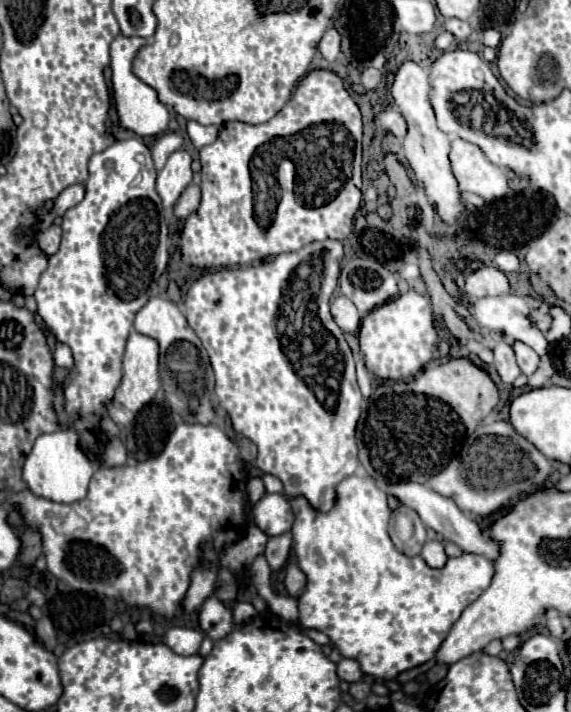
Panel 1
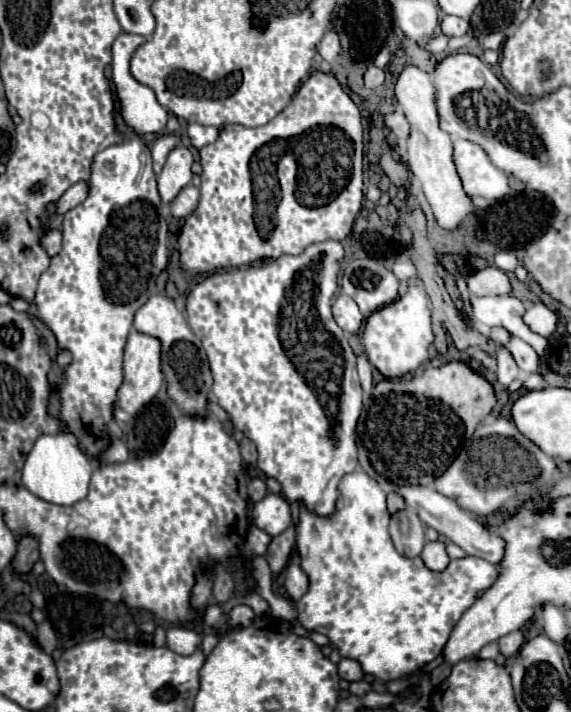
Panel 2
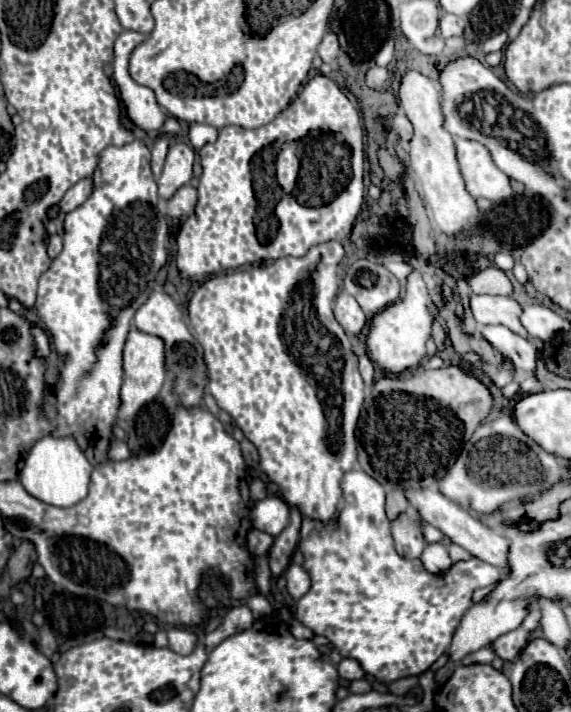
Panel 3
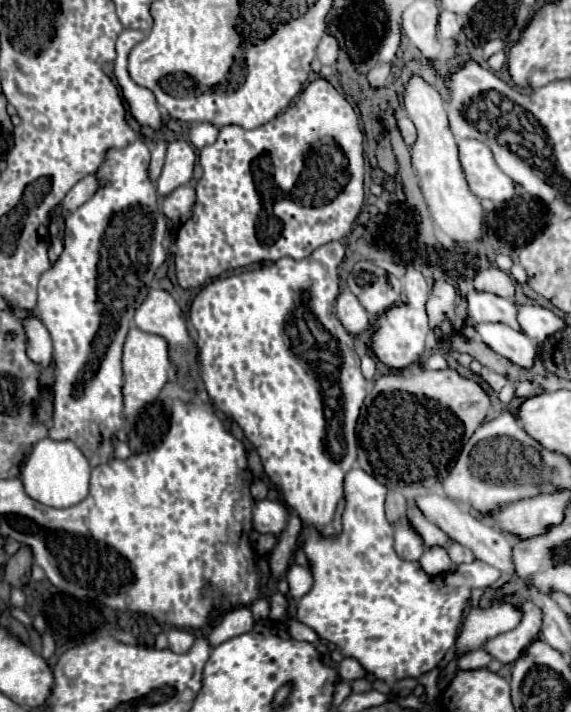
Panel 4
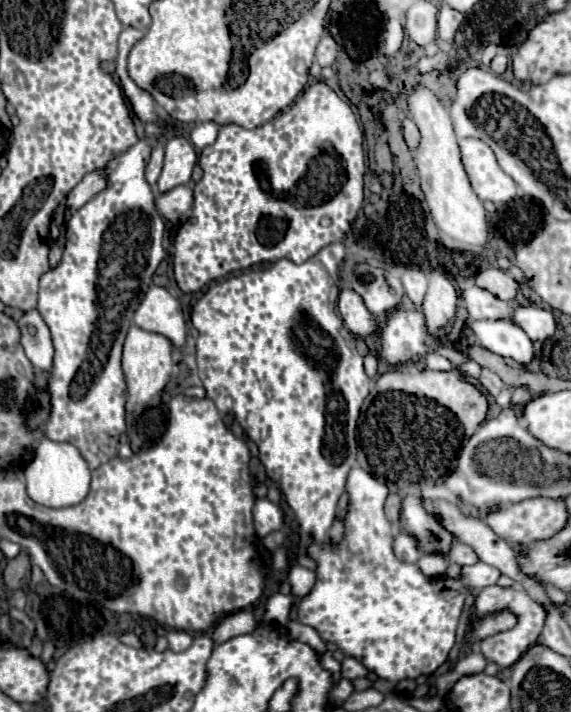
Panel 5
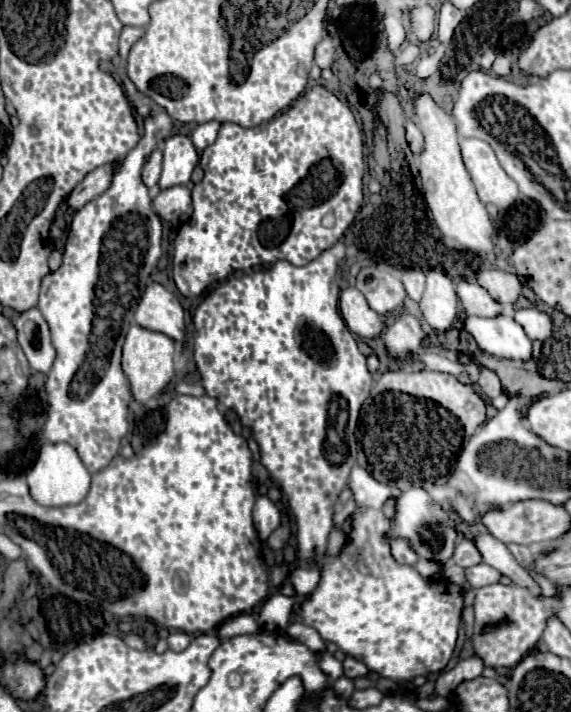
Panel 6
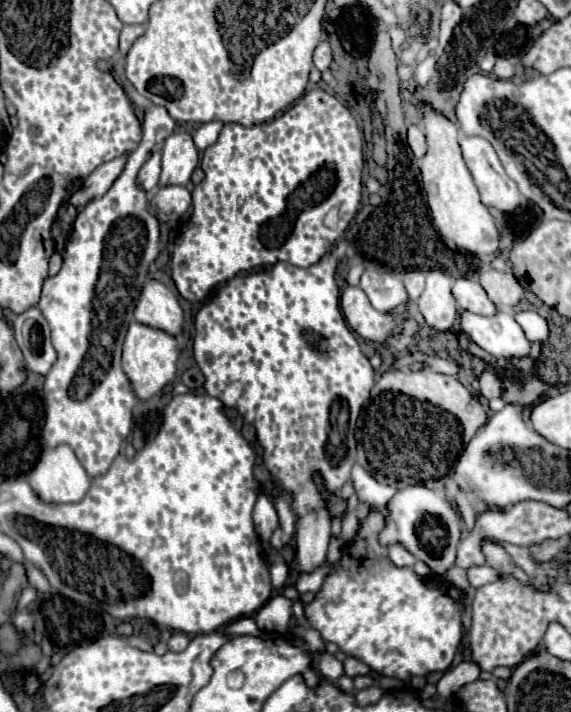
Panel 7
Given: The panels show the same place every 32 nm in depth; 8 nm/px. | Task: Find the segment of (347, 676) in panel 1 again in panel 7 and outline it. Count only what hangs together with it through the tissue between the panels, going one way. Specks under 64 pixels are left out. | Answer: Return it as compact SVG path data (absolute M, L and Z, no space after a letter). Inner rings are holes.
M346 658L346 660L344 660L344 672L346 672L350 678L354 678L354 676L360 676L360 674L368 674L370 668L368 668L364 662L356 660L356 658Z

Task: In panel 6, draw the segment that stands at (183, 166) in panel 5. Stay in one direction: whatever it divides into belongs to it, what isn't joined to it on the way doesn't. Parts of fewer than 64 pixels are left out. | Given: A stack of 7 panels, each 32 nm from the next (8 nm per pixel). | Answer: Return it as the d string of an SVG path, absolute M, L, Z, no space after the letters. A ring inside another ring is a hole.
M174 134L164 142L164 162L158 186L170 188L188 184L194 166L198 164L198 152L186 134Z

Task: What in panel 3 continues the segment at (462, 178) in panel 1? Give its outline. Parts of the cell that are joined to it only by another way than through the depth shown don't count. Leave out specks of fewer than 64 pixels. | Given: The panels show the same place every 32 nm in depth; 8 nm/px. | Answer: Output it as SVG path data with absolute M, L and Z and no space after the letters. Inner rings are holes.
M456 140L456 158L472 196L492 200L494 204L500 204L512 196L510 178L496 168L484 144L474 140Z

